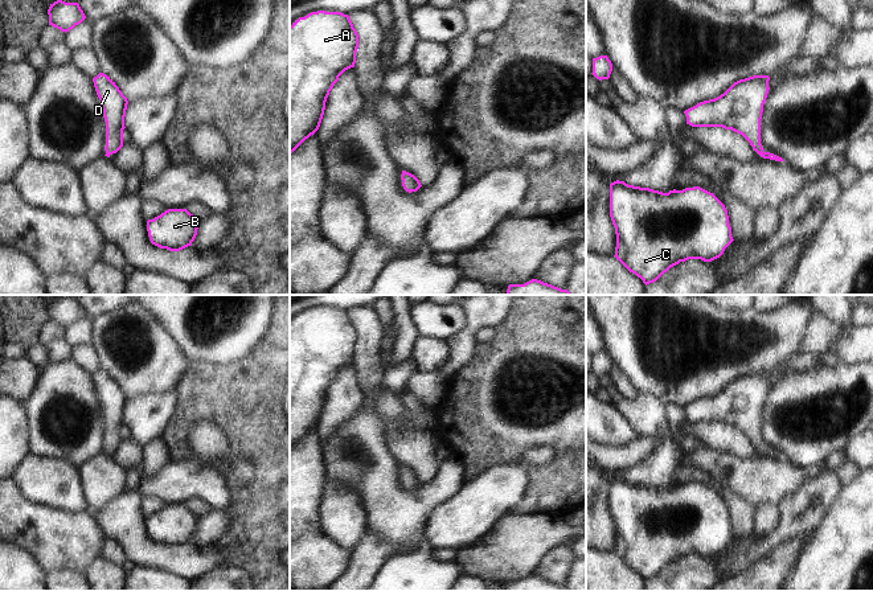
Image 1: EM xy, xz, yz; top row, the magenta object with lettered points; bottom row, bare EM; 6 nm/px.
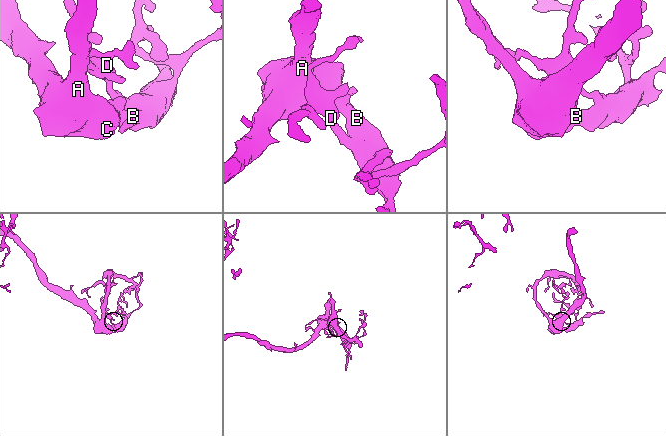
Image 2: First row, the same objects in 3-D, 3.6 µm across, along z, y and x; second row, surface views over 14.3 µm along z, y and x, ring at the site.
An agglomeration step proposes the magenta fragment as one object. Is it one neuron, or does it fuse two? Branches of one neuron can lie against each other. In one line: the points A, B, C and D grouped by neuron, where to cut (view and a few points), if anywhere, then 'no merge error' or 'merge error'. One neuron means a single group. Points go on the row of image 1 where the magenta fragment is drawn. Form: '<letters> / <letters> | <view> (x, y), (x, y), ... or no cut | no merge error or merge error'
A B C D | no cut | no merge error

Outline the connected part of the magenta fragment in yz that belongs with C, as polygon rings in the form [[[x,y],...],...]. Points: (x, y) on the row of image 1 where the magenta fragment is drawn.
[[[616,180],[610,184],[610,217],[616,234],[614,256],[645,286],[680,262],[720,258],[734,241],[725,205],[700,186],[663,193]]]

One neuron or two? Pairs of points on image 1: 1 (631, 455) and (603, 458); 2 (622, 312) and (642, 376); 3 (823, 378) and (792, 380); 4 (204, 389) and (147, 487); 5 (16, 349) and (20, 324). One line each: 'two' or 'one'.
1: one
2: one
3: one
4: two
5: two

